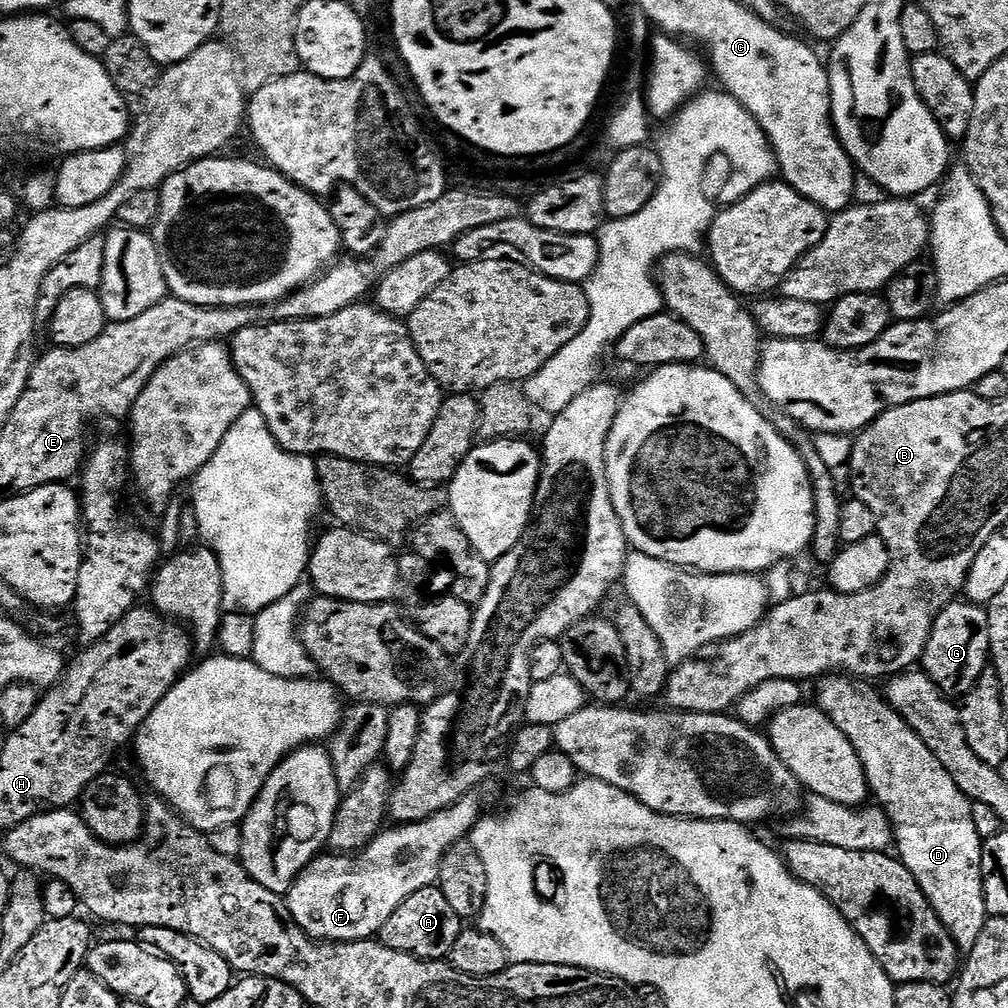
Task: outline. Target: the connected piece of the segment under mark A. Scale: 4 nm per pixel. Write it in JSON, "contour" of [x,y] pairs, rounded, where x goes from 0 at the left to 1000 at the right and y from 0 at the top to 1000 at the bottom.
{"contour":[[[435,879],[423,882],[417,882],[414,886],[407,887],[405,891],[394,903],[384,912],[383,917],[379,919],[375,926],[377,936],[387,938],[387,942],[396,944],[406,944],[416,952],[439,952],[447,946],[447,940],[450,938],[458,924],[458,914],[454,907],[446,900],[446,895],[442,895],[442,887]]]}

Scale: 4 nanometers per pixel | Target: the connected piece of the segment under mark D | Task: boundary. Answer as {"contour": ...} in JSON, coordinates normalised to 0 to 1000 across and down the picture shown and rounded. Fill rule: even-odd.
{"contour":[[[818,669],[809,679],[809,697],[820,708],[823,716],[827,716],[827,720],[839,728],[843,740],[847,740],[857,761],[864,789],[877,793],[875,801],[884,812],[887,841],[893,844],[890,845],[891,851],[901,860],[903,867],[907,867],[917,890],[946,931],[949,940],[956,946],[963,944],[966,935],[970,935],[970,927],[974,927],[974,919],[982,911],[974,879],[974,832],[967,822],[963,808],[965,795],[961,794],[957,786],[950,784],[946,772],[942,772],[942,768],[938,768],[938,760],[927,752],[923,740],[911,732],[909,725],[886,704],[874,688],[872,690],[861,680],[864,678],[854,677],[841,669]],[[904,786],[905,794],[893,794],[893,790],[901,790]]]}

